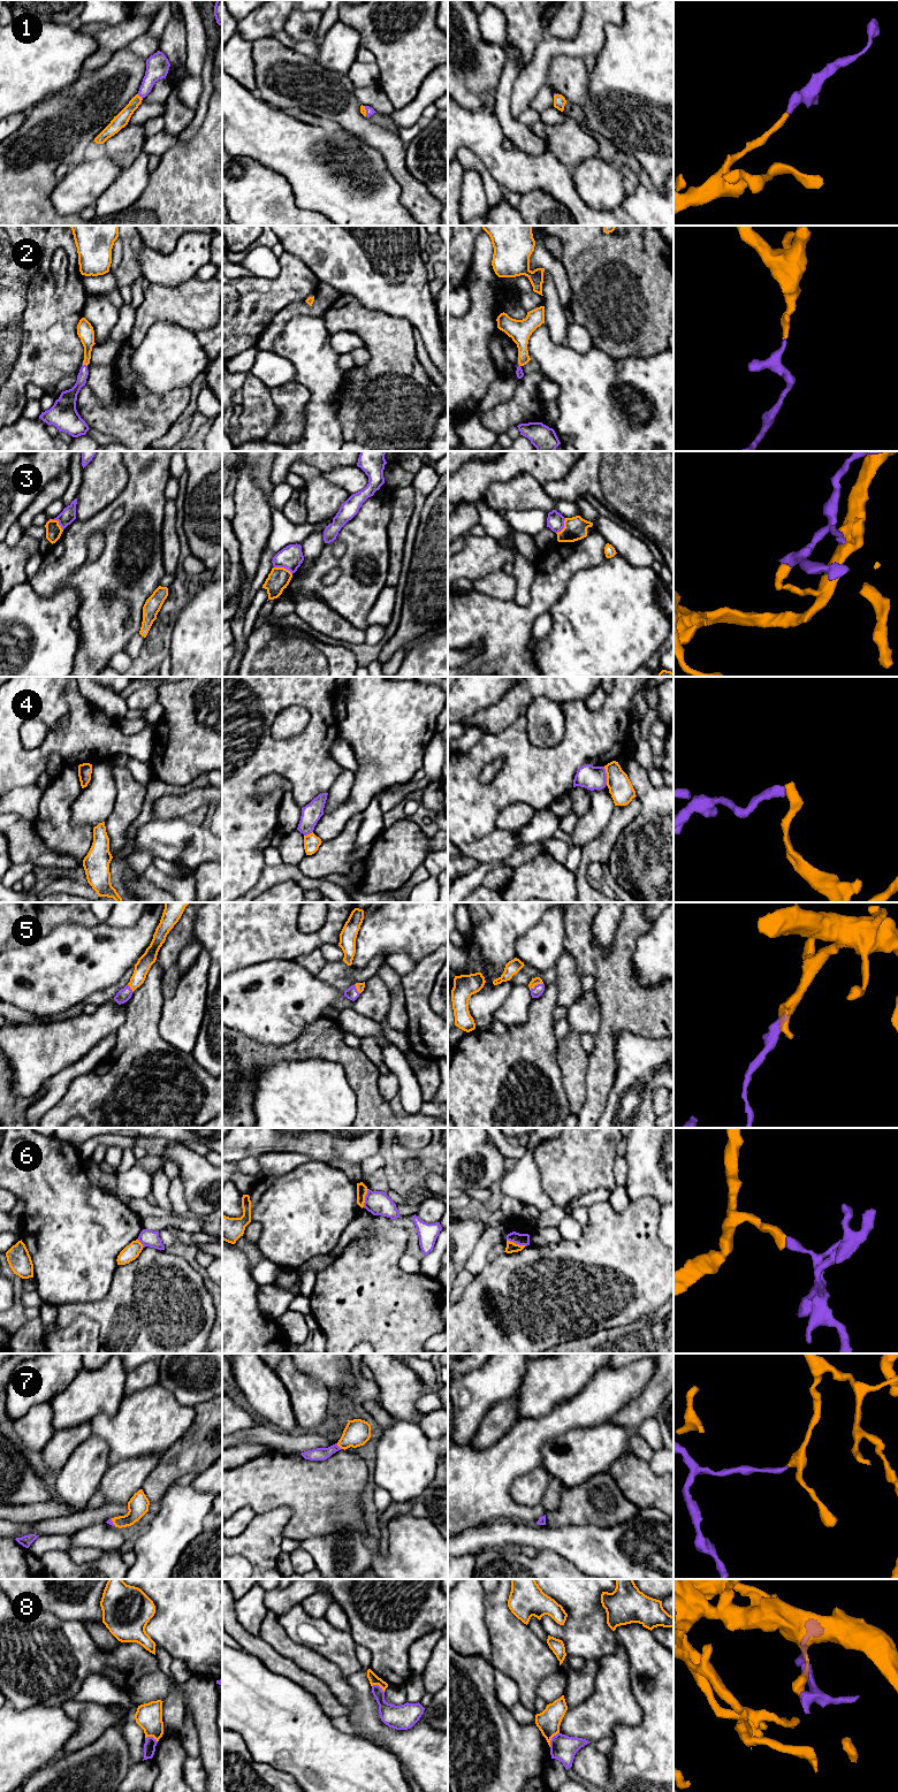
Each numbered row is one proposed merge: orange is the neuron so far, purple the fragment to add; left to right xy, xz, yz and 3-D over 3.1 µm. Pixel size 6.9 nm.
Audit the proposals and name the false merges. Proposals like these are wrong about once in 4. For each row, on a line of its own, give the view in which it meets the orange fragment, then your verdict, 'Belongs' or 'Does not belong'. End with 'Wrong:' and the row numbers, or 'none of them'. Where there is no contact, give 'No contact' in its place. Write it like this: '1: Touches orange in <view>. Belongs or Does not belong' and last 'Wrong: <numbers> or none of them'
1: Touches orange in xy. Belongs
2: Touches orange in xy. Belongs
3: Touches orange in xz. Does not belong
4: Touches orange in yz. Does not belong
5: Touches orange in yz. Belongs
6: Touches orange in yz. Does not belong
7: Touches orange in xz. Belongs
8: Touches orange in yz. Does not belong
Wrong: 3, 4, 6, 8

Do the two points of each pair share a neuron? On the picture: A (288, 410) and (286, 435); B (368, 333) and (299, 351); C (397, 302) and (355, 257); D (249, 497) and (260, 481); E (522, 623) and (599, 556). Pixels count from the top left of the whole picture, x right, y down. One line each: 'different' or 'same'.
A: same
B: different
C: same
D: different
E: same

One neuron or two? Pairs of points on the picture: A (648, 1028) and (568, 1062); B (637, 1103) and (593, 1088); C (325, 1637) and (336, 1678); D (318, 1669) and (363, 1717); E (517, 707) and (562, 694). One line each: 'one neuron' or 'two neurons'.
A: two neurons
B: two neurons
C: two neurons
D: two neurons
E: one neuron

